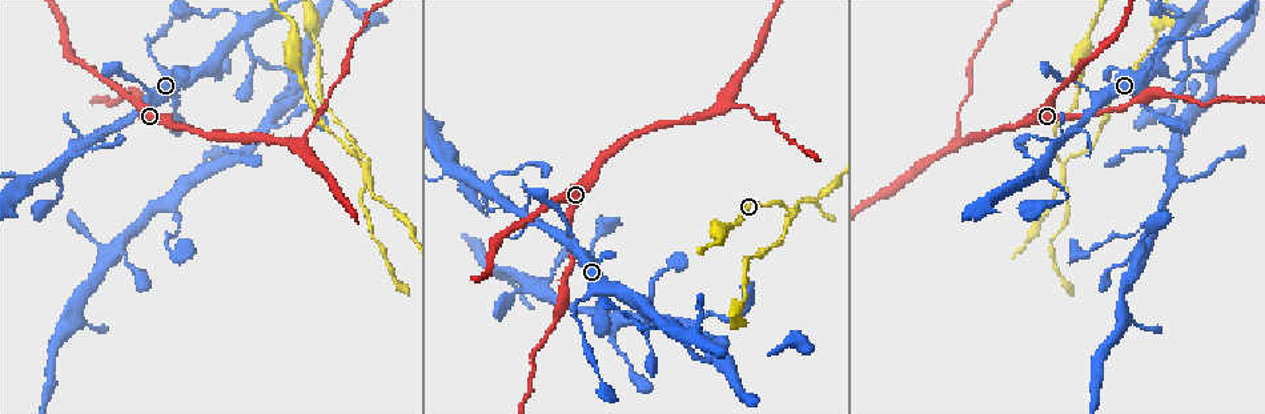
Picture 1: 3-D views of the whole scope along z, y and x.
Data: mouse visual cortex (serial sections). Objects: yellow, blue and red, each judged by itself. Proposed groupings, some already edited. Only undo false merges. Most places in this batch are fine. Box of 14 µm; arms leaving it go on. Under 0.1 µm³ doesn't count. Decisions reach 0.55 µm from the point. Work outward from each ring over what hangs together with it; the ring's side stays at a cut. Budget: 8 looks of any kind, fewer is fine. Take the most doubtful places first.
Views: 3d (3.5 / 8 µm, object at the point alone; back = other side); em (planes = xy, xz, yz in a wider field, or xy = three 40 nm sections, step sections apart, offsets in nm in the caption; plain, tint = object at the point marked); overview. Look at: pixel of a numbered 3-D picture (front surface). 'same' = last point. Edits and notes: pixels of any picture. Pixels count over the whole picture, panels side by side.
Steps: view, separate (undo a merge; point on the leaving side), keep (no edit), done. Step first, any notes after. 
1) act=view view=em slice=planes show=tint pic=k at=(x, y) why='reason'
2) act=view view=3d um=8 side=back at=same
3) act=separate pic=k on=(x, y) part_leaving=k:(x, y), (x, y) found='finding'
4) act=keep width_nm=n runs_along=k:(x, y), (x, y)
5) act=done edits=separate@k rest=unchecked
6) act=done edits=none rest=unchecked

act=view view=3d um=3.5 side=back pic=1 at=(1063, 166) why='arms run side by side'

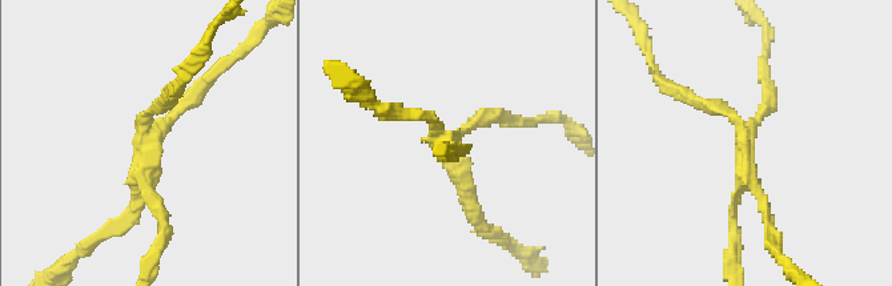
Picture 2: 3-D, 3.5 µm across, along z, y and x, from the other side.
act=view view=em slice=xy step=2 show=tint pic=2 at=(745, 138) arms=4 arm_widths_nm=150,150,200,200 why='now the EM'

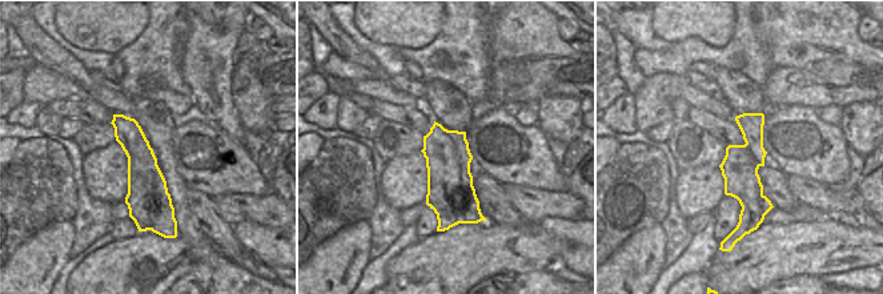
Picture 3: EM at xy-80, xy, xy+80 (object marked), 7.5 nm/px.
act=separate pic=2 on=(120, 226) part_leaving=2:(145, 132), (191, 67) found='two cells meet here'

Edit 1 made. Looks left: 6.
act=view view=3d um=8 pic=1 at=(153, 59) why='sudden change in width'

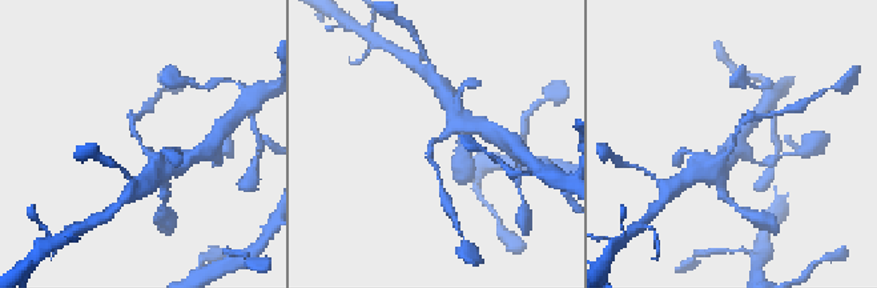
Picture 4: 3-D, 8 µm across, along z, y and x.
act=view view=3d um=3.5 pic=4 at=(436, 141) why='zoom in'

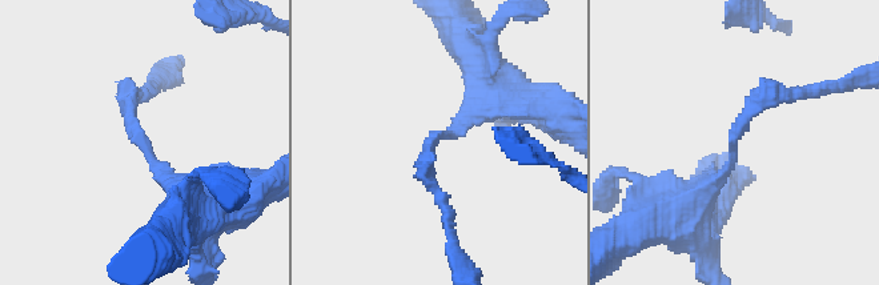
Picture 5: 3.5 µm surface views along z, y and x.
act=keep arm_widths_nm=200,400 runs_along=5:(693, 209), (733, 160), (743, 119), (781, 95) found='one cell here'

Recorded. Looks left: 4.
act=view view=3d um=3.5 pic=1 at=(667, 326) why='four arms meet'

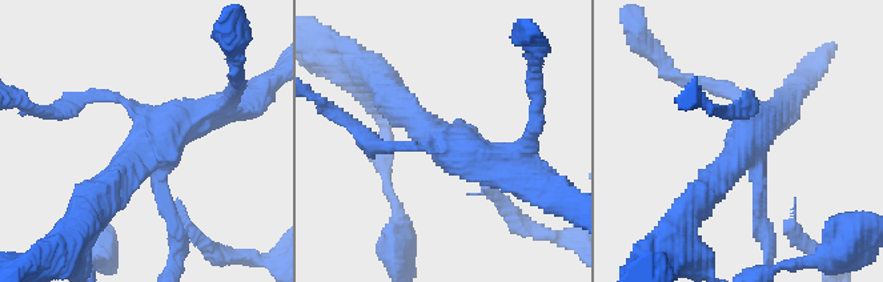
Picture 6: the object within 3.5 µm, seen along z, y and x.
act=view view=em slice=planes show=tint pic=6 at=(748, 140) why='shape alone is not enough'

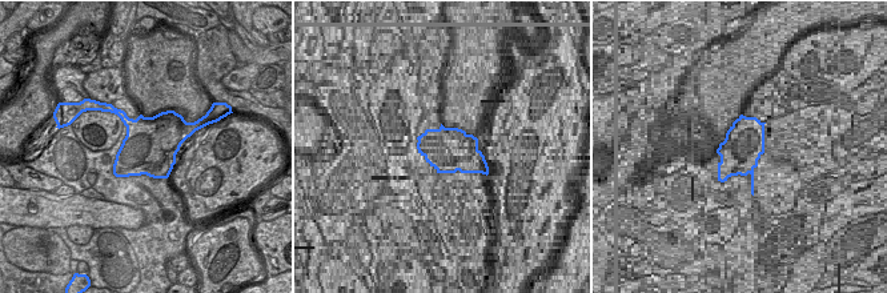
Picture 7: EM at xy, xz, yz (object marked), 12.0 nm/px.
act=keep width_nm=650 runs_along=6:(92, 198), (145, 141), (220, 109) found='one cell here'

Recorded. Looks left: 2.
act=done edits=separate@2 rest=unchecked

